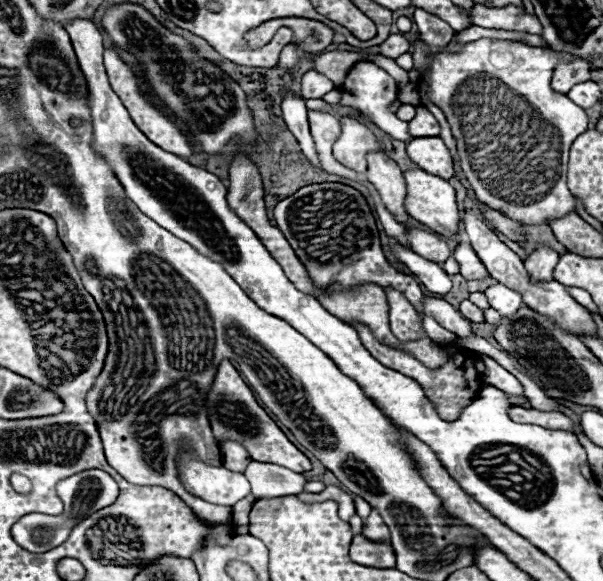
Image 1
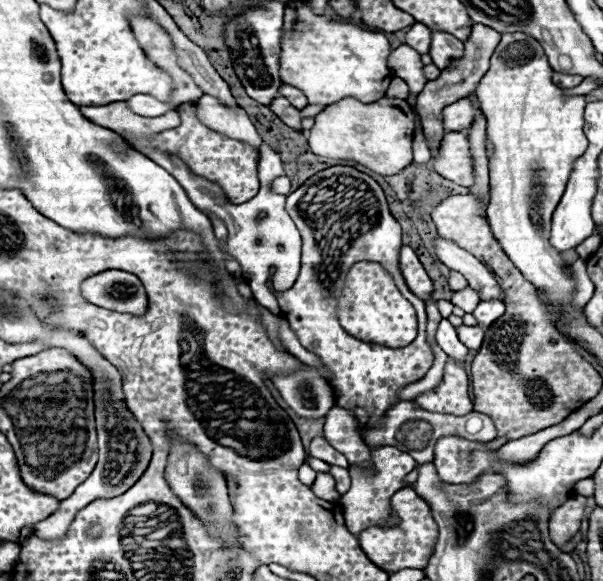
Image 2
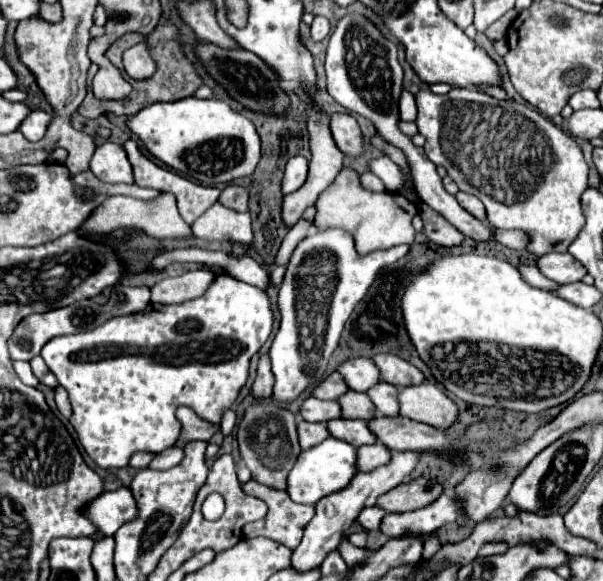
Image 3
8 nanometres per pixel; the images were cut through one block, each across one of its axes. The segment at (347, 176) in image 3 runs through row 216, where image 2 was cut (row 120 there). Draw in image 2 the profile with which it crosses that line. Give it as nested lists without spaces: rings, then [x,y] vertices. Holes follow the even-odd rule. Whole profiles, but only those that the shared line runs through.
[[[344,98],[332,106],[326,106],[308,132],[308,144],[316,156],[336,160],[356,160],[366,168],[390,176],[398,174],[412,162],[412,136],[414,116],[406,100],[382,98],[374,104],[362,104],[360,100]]]

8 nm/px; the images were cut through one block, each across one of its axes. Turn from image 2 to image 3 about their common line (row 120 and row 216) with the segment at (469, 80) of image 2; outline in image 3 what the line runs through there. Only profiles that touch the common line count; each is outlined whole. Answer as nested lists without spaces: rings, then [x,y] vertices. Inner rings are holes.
[[[420,206],[420,216],[424,220],[424,234],[428,236],[428,240],[432,240],[438,246],[458,246],[462,244],[464,236],[452,226],[448,224],[448,220],[444,220],[436,210],[432,210],[430,206]]]

